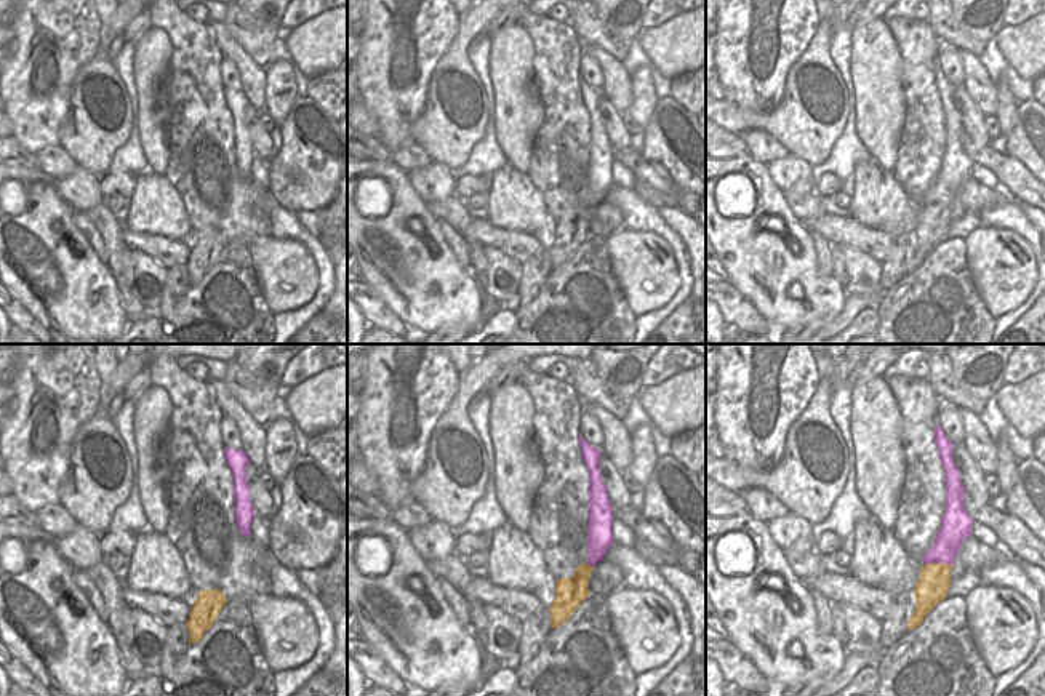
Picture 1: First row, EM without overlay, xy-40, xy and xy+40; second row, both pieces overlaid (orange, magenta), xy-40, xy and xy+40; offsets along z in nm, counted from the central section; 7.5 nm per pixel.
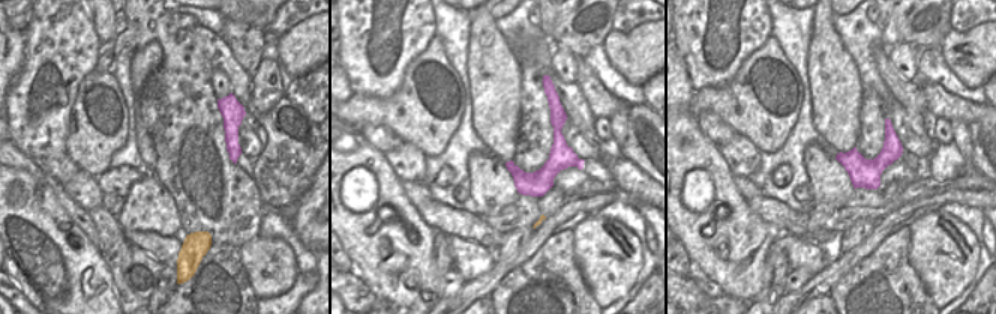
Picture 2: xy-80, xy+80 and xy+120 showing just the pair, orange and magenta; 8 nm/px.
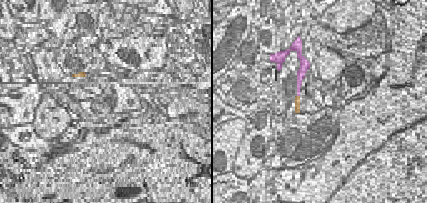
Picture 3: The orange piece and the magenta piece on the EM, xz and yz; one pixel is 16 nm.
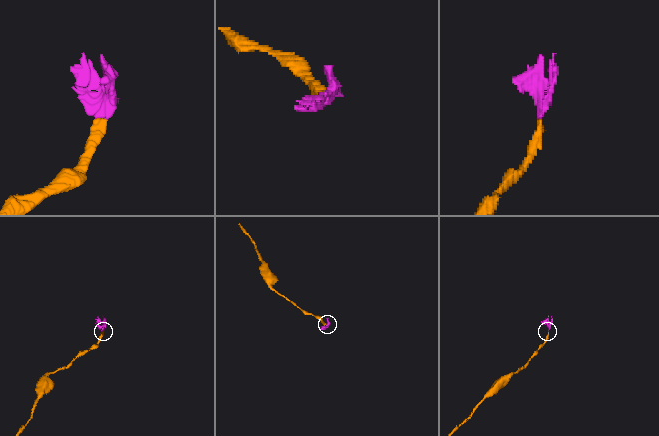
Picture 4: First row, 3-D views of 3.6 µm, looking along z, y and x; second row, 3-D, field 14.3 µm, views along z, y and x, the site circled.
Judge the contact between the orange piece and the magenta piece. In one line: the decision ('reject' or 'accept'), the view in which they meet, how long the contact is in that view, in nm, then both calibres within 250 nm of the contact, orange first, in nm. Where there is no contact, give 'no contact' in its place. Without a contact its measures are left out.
reject; contact in xy+40; length 200 nm; calibres 240 and 200 nm

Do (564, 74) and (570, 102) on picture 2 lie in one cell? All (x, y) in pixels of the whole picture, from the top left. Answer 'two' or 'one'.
two

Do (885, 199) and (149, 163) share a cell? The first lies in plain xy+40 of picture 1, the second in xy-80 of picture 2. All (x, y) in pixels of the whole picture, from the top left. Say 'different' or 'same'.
different

